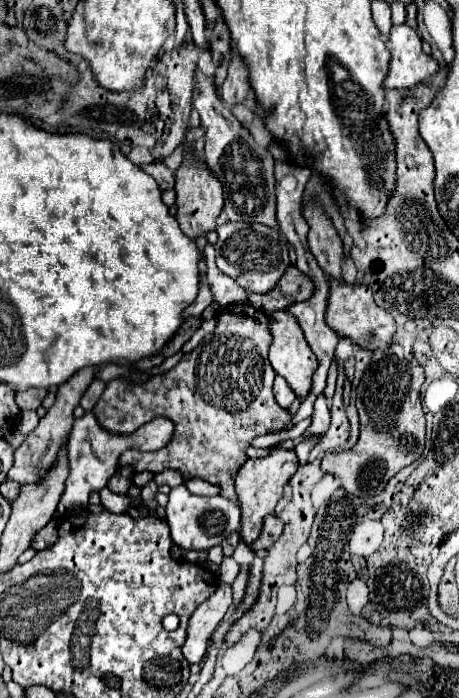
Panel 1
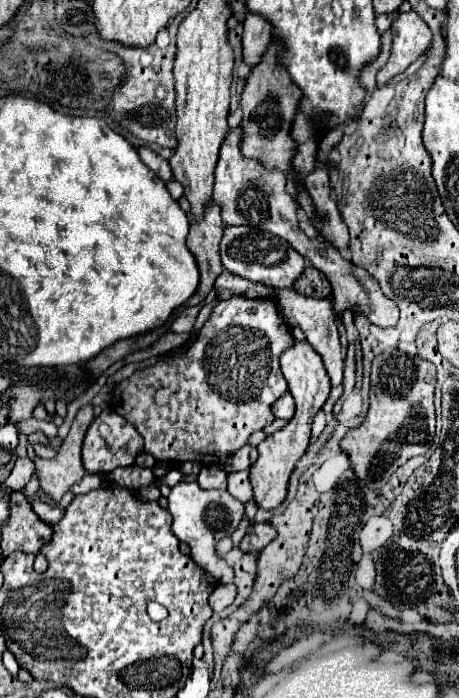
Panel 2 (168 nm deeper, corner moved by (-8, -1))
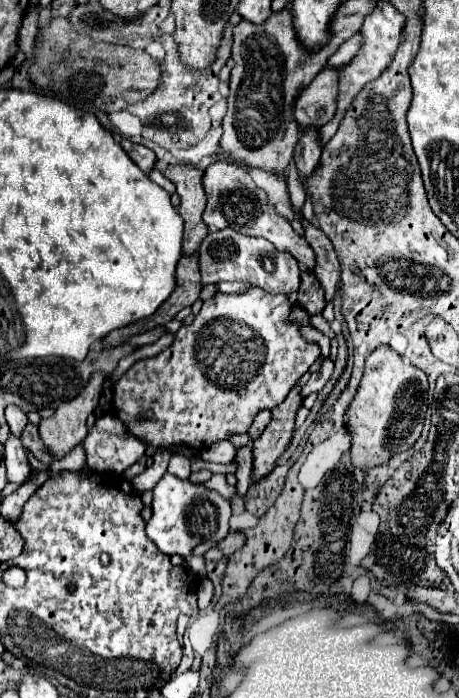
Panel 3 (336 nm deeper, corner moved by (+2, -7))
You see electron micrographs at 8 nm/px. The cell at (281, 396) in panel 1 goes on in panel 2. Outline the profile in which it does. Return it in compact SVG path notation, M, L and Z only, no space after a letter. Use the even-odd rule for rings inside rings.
M286 391L274 405L272 411L278 419L292 419L294 417L294 397L290 395L290 391Z

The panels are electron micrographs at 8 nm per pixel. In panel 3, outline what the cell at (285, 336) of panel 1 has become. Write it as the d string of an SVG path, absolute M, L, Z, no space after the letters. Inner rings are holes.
M292 387L288 397L272 409L272 421L260 435L260 439L254 441L252 453L254 453L254 481L268 475L272 467L276 465L278 457L284 453L286 445L292 439L294 431L294 415L302 405L300 387Z

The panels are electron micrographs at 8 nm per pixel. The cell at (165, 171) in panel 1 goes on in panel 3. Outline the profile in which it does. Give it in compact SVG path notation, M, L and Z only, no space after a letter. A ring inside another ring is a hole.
M120 139L120 145L122 145L122 149L130 155L130 159L132 159L144 173L148 173L148 171L154 167L156 155L154 155L152 149L144 147L144 145L134 145L134 143L128 141L128 139Z

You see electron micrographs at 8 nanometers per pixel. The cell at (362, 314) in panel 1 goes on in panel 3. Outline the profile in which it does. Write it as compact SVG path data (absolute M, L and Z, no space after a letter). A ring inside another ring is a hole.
M216 161L204 171L202 183L204 183L206 197L208 197L208 205L206 205L206 211L204 211L202 219L210 229L232 227L232 229L240 231L242 235L264 237L278 251L288 251L290 255L294 255L298 259L300 265L306 265L308 269L312 269L312 263L316 261L316 255L314 255L312 247L306 243L304 237L294 233L294 229L290 227L290 223L284 217L280 217L274 211L274 207L268 203L268 197L266 197L264 189L256 187L256 183L252 181L248 171L238 169L234 165L228 165L228 163Z

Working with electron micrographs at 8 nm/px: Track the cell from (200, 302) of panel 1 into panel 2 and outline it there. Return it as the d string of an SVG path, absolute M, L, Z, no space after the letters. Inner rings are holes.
M200 301L200 303L196 303L196 305L190 305L190 307L186 307L182 313L180 313L180 317L172 323L172 331L176 331L176 333L188 333L192 327L194 327L194 323L196 323L196 317L198 317L198 313L200 313L200 309L202 309L202 305L204 305L204 301Z

